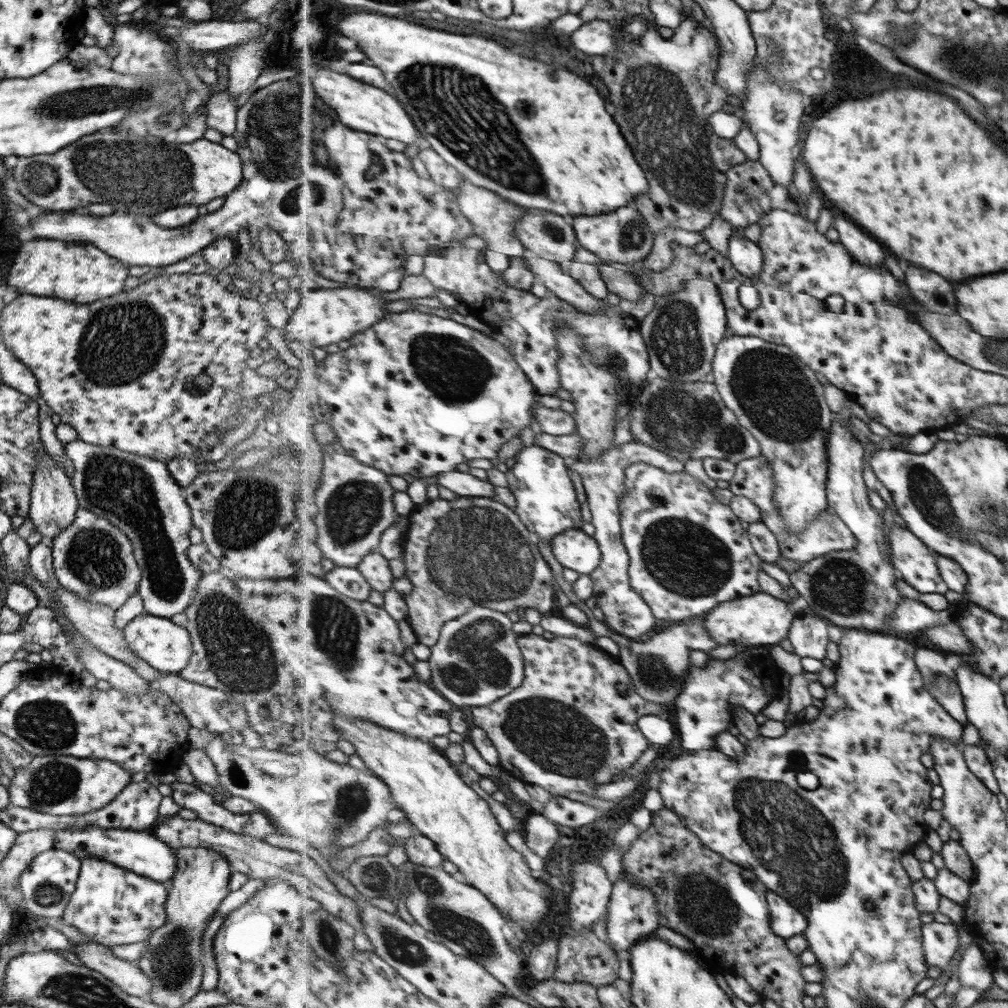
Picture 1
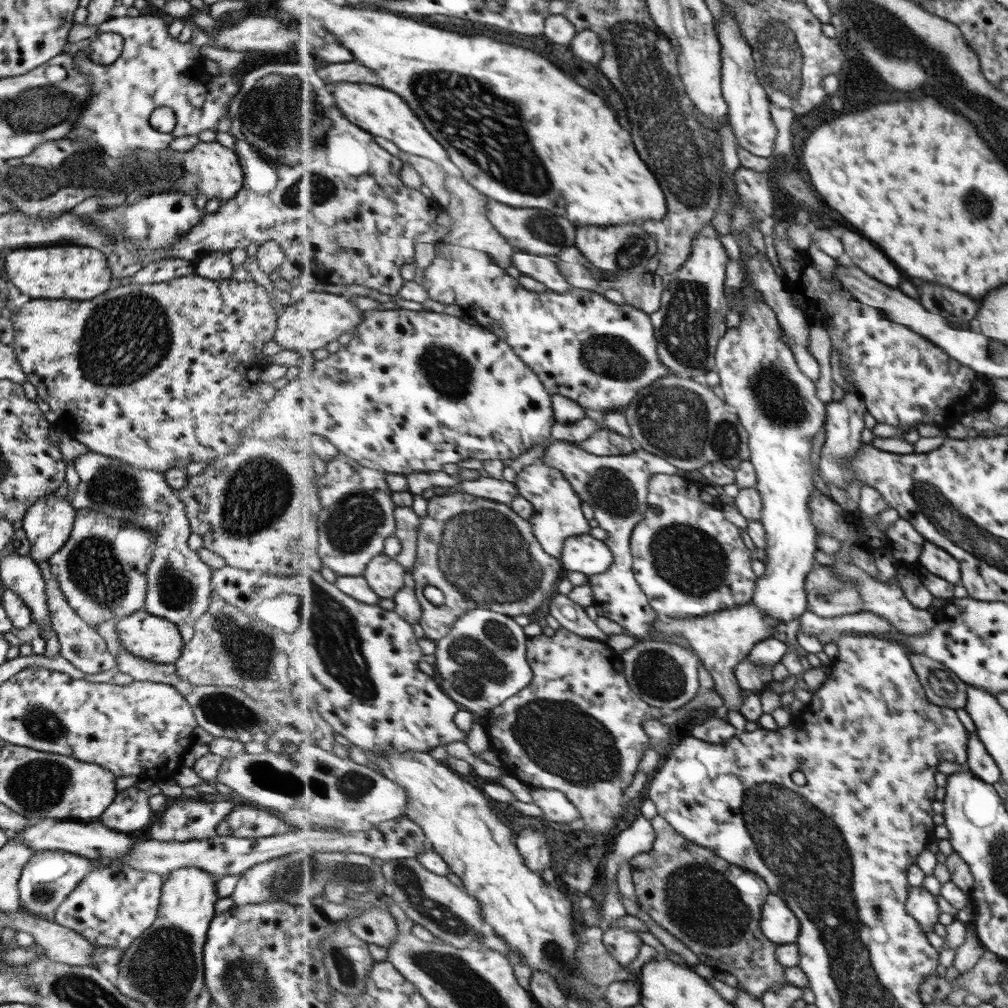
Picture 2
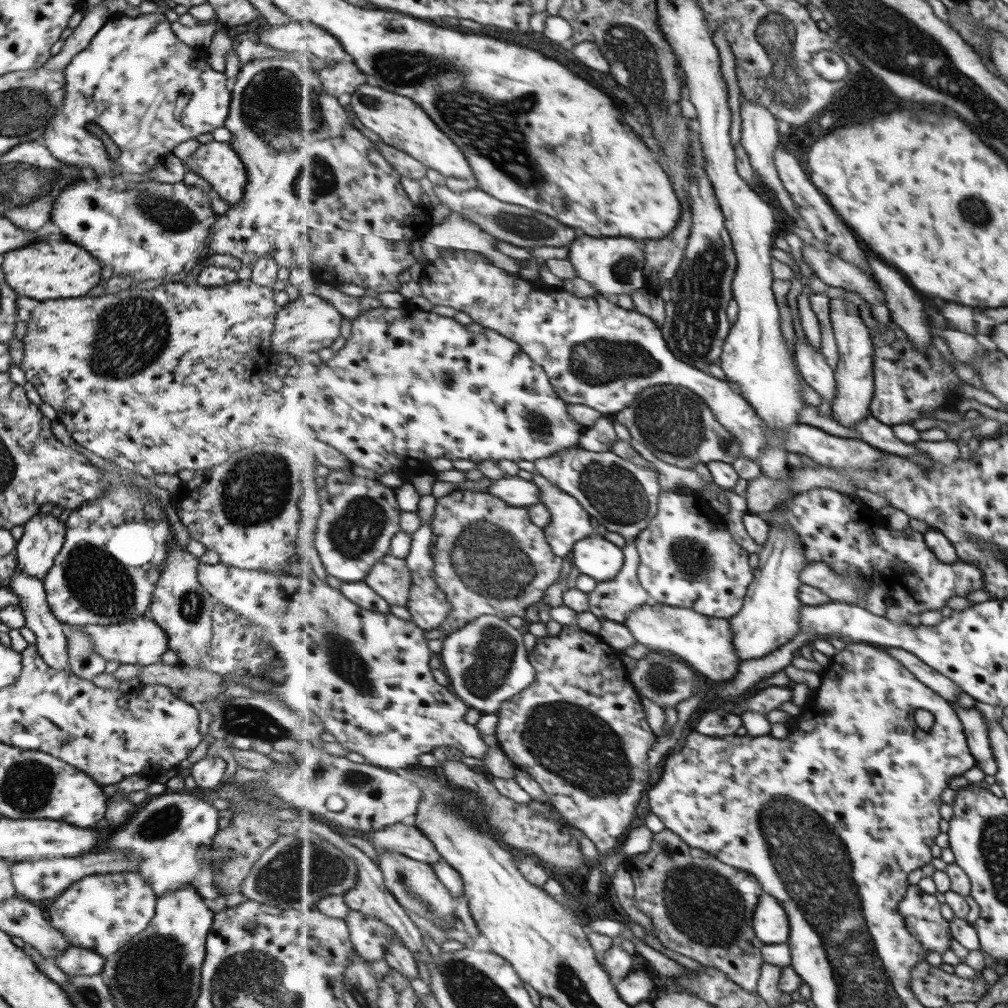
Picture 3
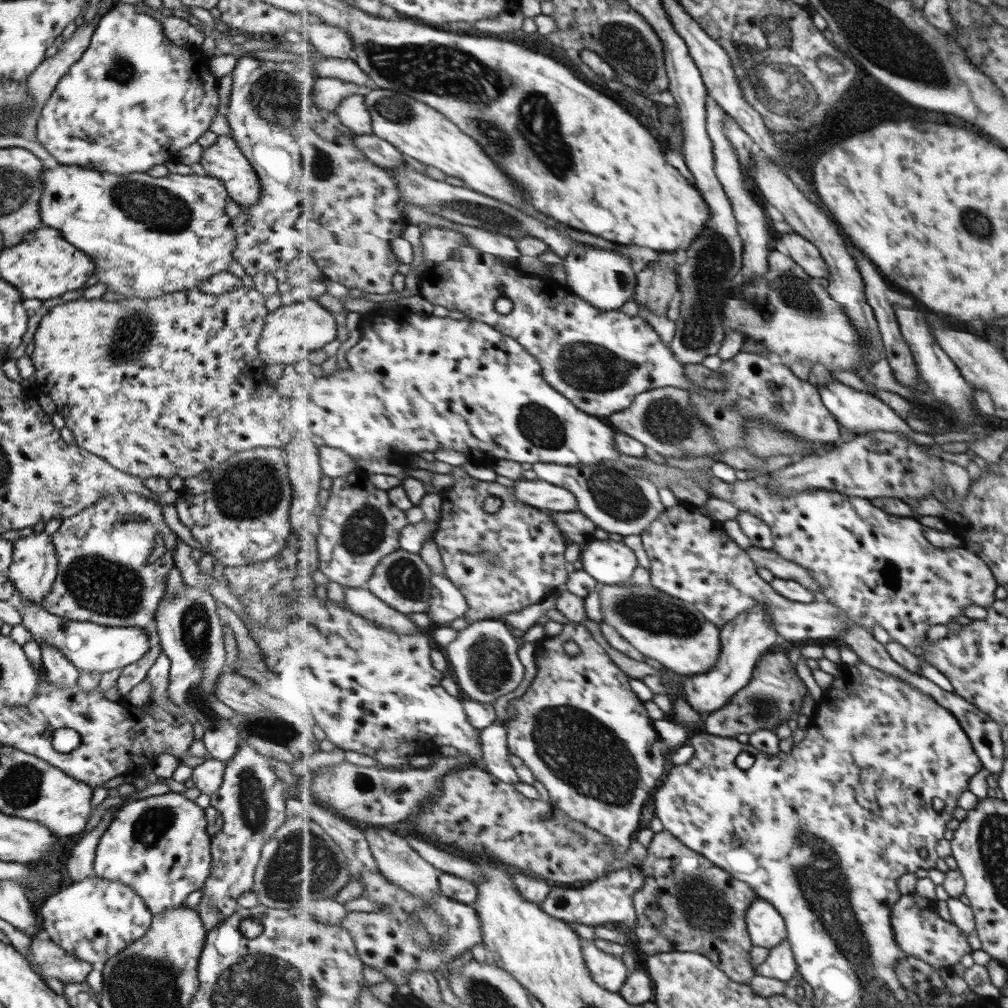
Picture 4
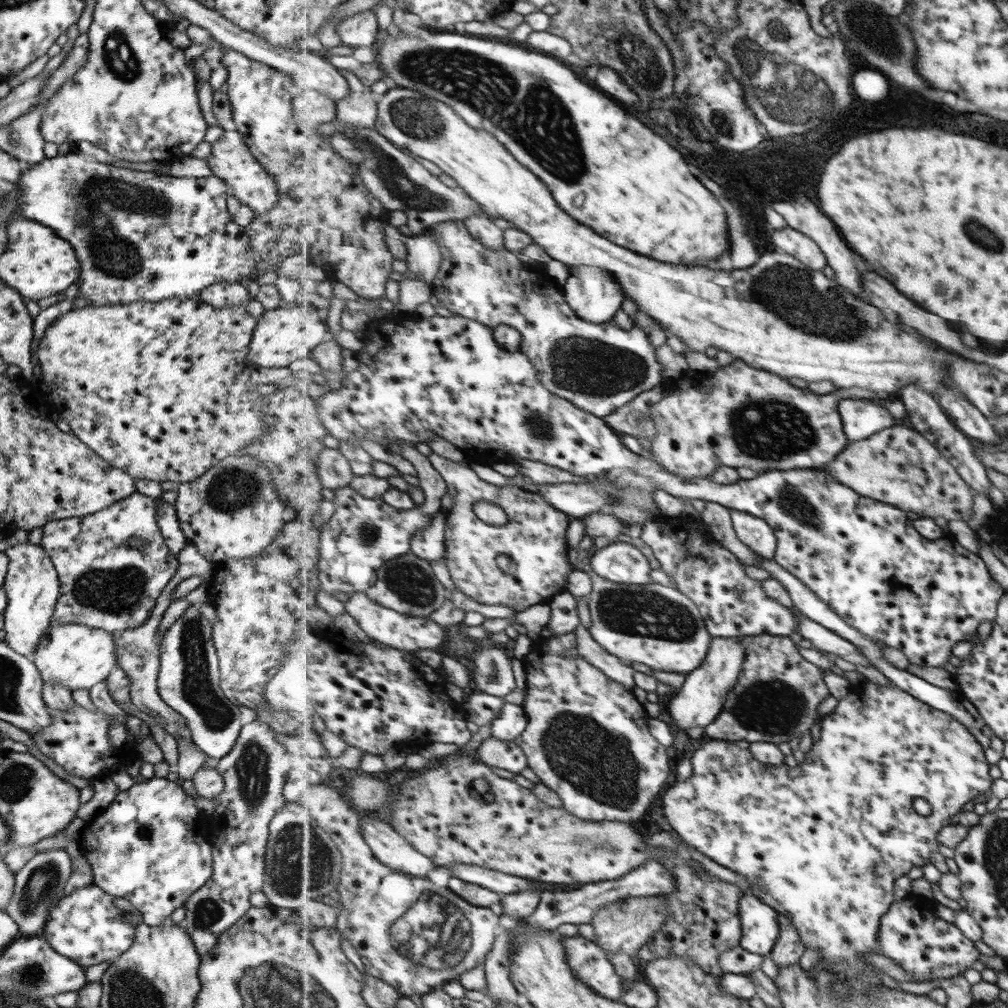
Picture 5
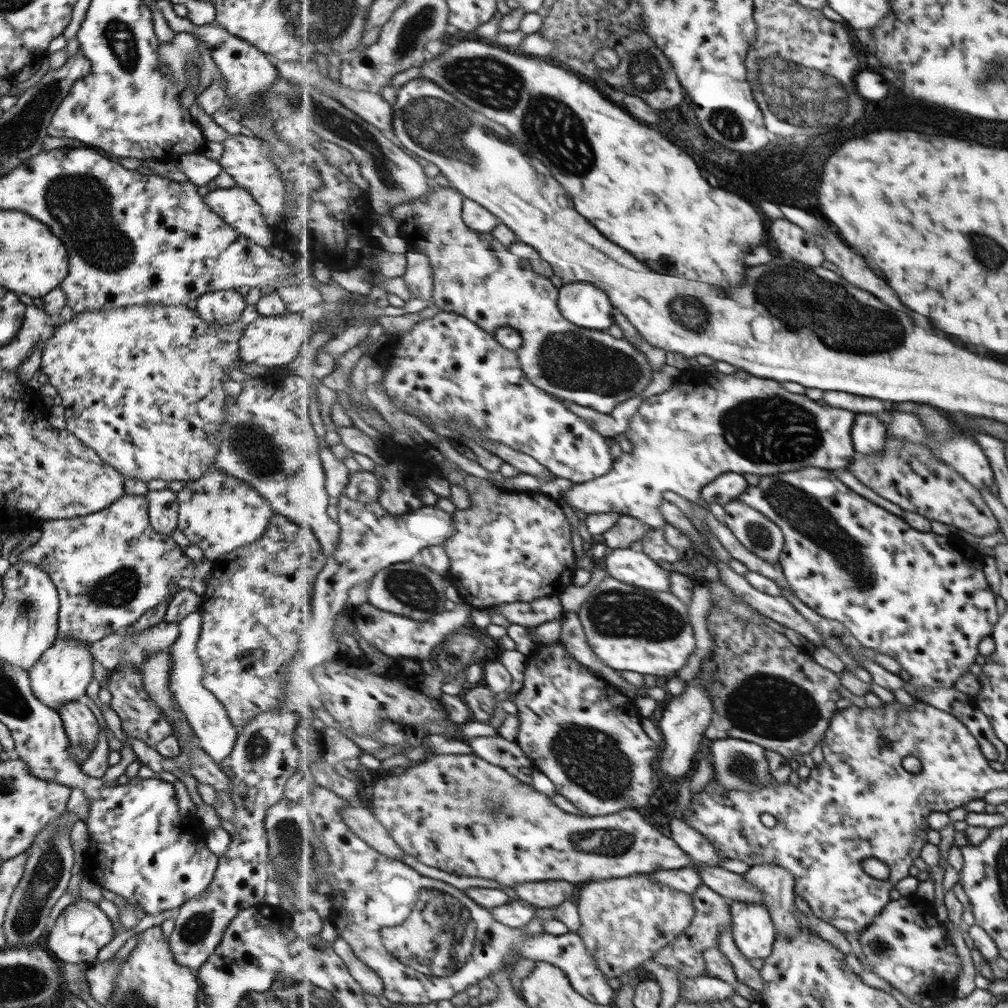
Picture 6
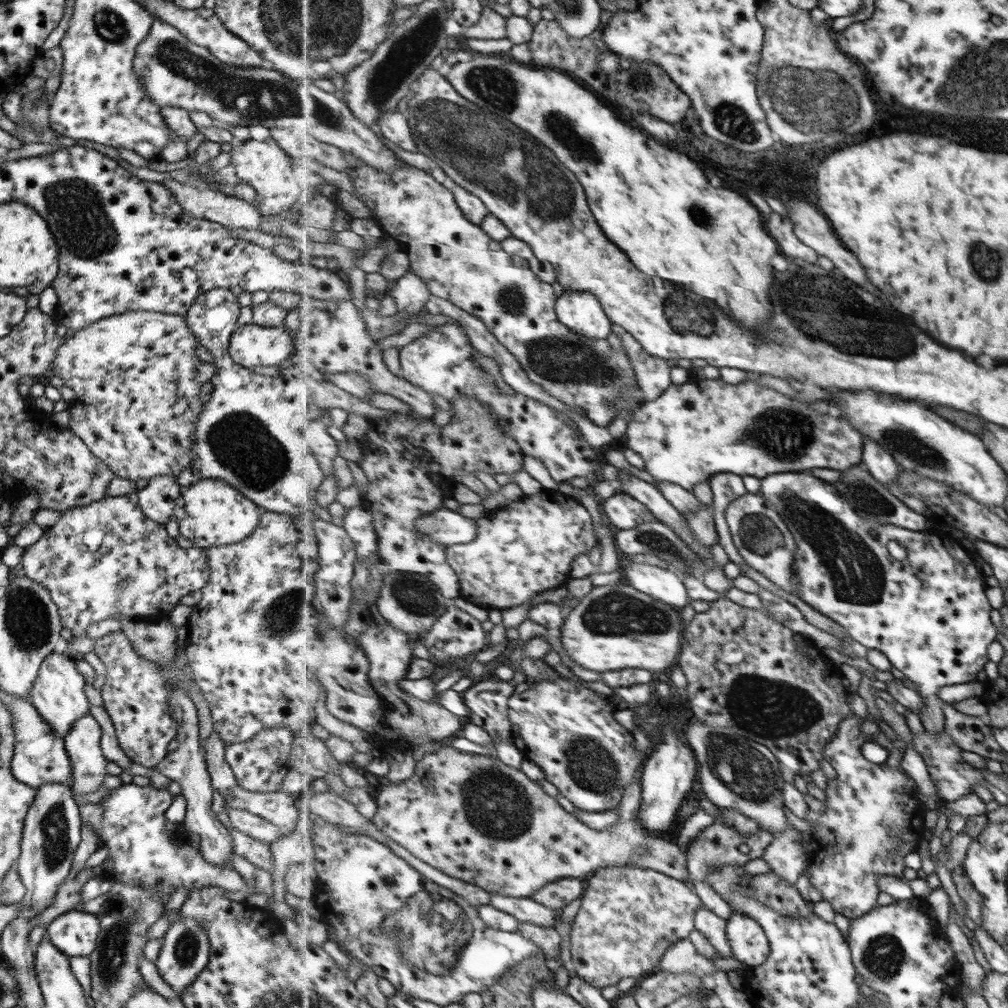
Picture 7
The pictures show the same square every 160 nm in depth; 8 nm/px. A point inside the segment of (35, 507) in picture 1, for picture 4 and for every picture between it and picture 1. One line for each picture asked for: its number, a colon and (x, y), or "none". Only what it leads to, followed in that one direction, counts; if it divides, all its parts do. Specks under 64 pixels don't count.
2: (46, 524)
3: (42, 537)
4: (32, 570)

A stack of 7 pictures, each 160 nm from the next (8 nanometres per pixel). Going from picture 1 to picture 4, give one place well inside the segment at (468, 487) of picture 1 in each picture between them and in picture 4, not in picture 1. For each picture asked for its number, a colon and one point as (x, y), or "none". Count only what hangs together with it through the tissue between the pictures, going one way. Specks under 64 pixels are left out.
2: (491, 488)
3: (519, 492)
4: (539, 493)

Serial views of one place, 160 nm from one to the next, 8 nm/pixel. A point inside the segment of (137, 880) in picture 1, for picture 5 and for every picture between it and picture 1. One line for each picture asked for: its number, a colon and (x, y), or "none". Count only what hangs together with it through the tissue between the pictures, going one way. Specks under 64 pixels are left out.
2: (111, 906)
3: (100, 913)
4: (93, 919)
5: (84, 926)

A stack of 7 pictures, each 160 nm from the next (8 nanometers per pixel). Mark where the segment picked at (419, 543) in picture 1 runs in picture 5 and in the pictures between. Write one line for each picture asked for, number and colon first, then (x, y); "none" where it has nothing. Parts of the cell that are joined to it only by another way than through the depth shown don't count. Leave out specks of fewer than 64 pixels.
2: (480, 553)
3: (490, 557)
4: (503, 562)
5: (528, 560)

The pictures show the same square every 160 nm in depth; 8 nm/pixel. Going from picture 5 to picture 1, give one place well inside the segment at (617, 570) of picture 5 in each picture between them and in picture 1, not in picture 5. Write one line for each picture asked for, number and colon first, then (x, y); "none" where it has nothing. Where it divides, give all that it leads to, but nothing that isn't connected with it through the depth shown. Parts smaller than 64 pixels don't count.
1: (575, 549)
2: (585, 553)
3: (596, 556)
4: (611, 562)

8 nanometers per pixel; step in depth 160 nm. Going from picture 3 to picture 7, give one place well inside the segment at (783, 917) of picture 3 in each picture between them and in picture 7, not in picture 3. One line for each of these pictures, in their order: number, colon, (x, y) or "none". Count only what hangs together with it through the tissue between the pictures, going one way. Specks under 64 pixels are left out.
4: (767, 926)
5: (761, 923)
6: (753, 928)
7: (749, 942)

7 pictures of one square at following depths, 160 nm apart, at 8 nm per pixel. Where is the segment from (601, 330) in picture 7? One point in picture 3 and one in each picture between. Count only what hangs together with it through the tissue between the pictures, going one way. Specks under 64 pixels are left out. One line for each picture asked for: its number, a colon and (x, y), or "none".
3: (615, 266)
4: (605, 279)
5: (595, 296)
6: (583, 303)

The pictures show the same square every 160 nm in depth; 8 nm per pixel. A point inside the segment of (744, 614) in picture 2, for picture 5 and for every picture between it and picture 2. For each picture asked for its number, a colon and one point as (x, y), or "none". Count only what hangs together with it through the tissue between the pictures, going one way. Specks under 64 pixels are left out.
3: (707, 644)
4: (669, 630)
5: (660, 626)

